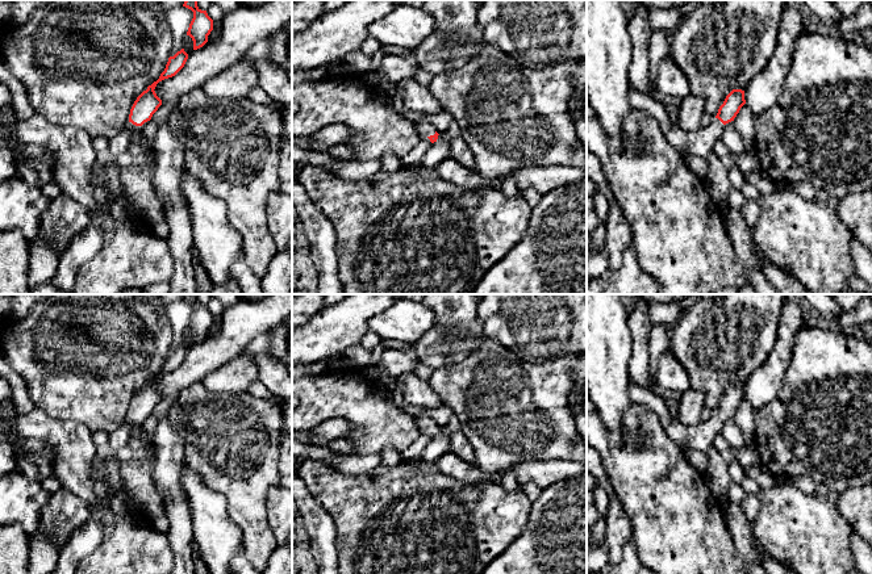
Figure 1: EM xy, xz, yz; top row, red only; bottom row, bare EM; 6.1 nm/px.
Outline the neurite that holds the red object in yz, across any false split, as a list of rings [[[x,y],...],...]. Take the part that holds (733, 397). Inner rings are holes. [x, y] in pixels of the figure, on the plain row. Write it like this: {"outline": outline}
{"outline": [[[633,381],[629,384],[629,397],[633,403],[643,405],[656,412],[666,433],[683,449],[697,449],[708,453],[714,447],[714,440],[722,437],[723,420],[734,415],[746,394],[744,385],[733,384],[712,416],[694,426],[684,426],[679,420],[673,420],[662,397]]]}

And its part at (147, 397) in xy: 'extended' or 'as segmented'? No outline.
as segmented

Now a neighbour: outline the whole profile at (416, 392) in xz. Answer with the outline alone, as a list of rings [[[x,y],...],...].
[[[413,372],[402,373],[395,378],[401,385],[404,401],[417,407],[434,410],[445,406],[441,397],[430,387],[426,381],[420,380]]]

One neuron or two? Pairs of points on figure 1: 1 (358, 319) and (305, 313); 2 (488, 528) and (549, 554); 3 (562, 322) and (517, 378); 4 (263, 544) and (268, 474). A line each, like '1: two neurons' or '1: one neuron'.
1: two neurons
2: two neurons
3: two neurons
4: one neuron

